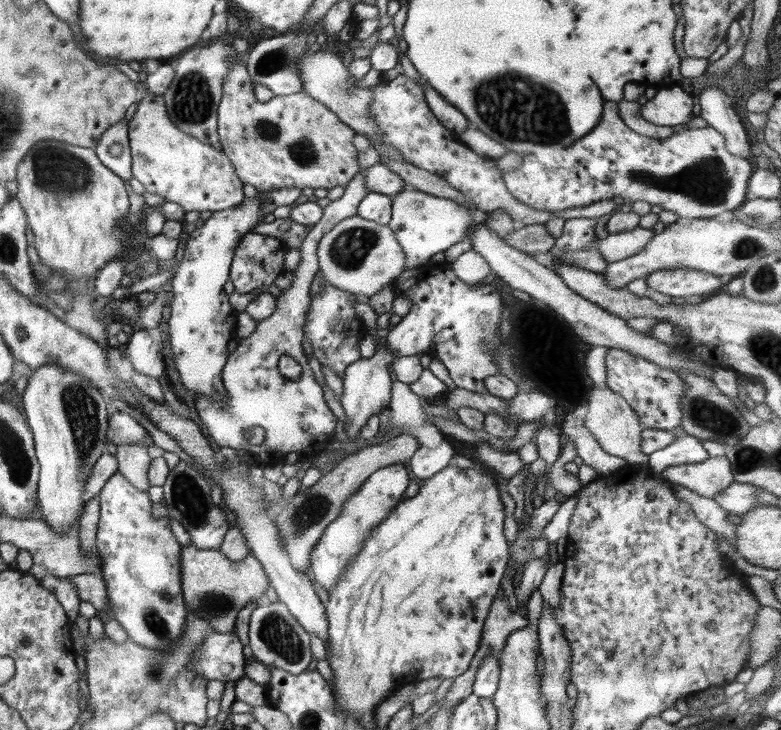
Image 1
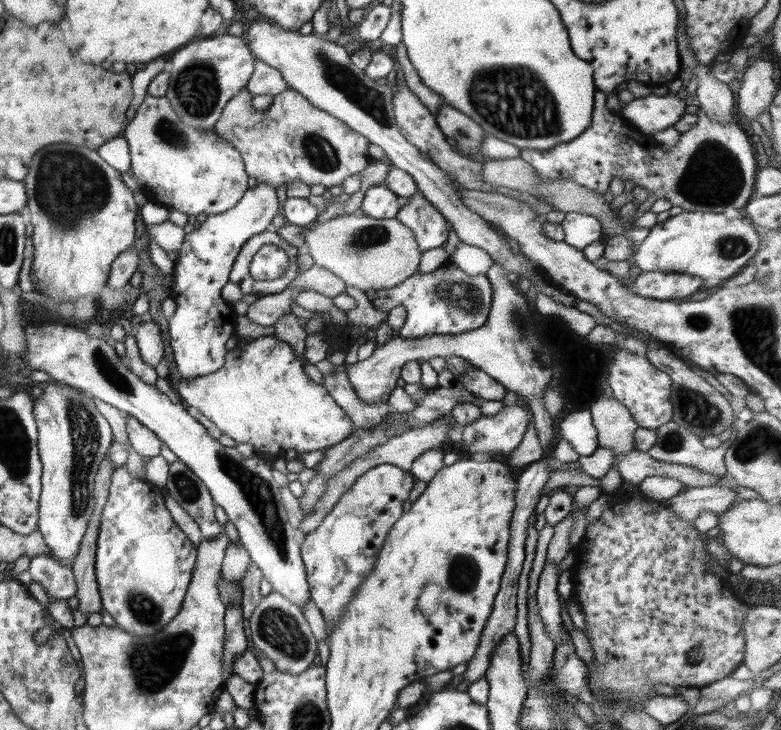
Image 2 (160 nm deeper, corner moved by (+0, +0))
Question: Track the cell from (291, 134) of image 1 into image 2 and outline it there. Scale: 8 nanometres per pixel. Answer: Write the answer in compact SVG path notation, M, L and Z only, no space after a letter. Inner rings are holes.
M246 87L231 98L218 117L214 131L241 154L248 176L256 178L258 183L266 183L276 189L284 183L301 180L309 187L322 184L329 189L342 185L345 178L362 172L368 166L368 145L371 144L368 138L353 132L347 124L325 110L316 108L303 94L290 88L284 89L284 92L275 94L272 105L265 111L253 109L252 98Z

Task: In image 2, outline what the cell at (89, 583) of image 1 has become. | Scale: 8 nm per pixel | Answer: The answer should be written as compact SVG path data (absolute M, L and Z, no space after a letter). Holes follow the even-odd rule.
M48 555L31 557L28 572L34 582L42 585L48 596L64 599L75 596L77 584L72 568L53 557Z

